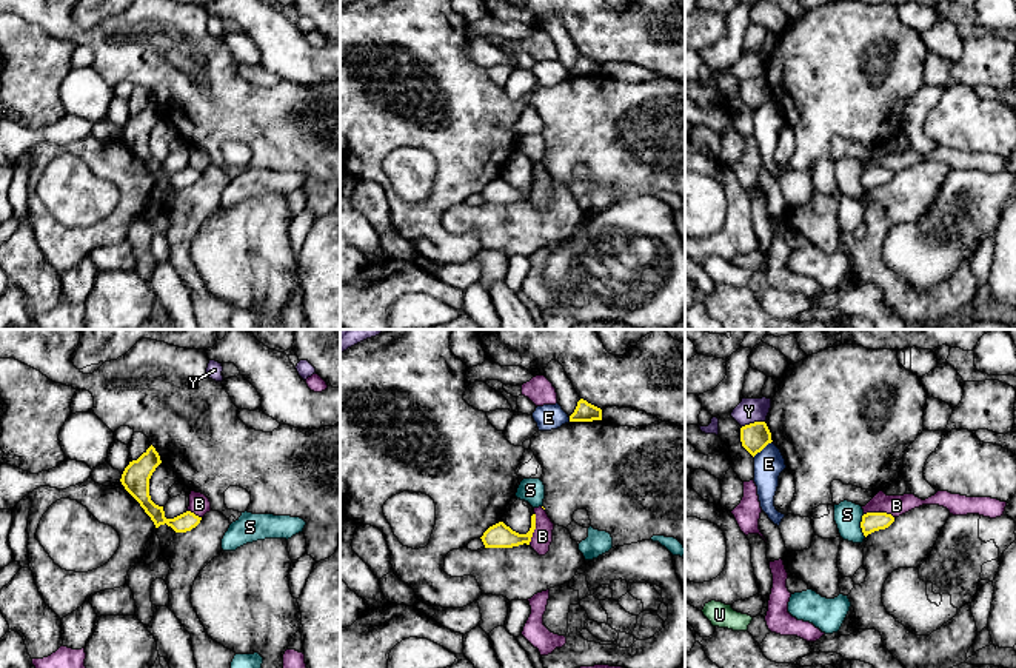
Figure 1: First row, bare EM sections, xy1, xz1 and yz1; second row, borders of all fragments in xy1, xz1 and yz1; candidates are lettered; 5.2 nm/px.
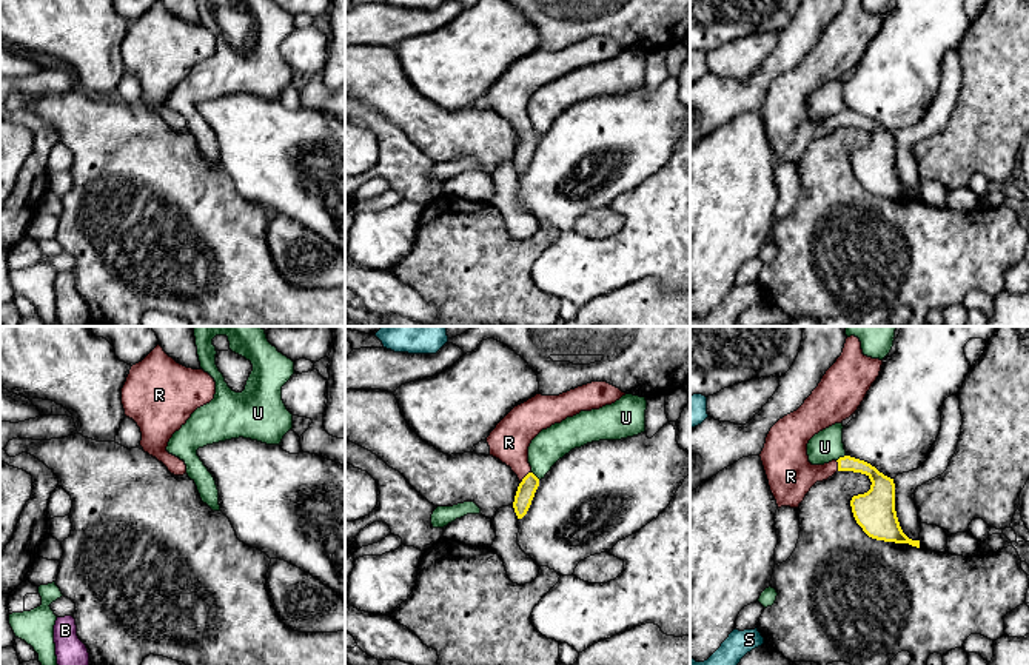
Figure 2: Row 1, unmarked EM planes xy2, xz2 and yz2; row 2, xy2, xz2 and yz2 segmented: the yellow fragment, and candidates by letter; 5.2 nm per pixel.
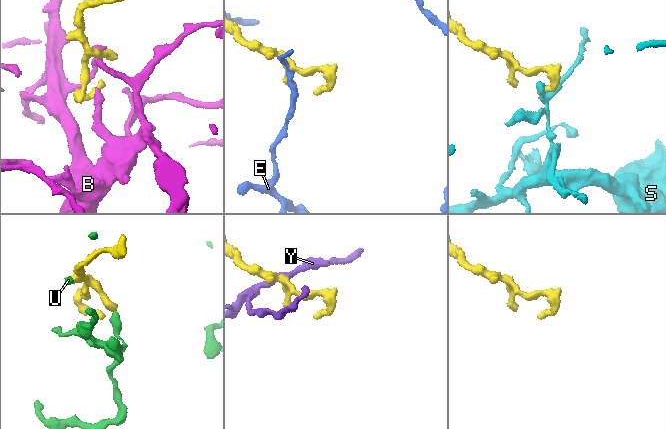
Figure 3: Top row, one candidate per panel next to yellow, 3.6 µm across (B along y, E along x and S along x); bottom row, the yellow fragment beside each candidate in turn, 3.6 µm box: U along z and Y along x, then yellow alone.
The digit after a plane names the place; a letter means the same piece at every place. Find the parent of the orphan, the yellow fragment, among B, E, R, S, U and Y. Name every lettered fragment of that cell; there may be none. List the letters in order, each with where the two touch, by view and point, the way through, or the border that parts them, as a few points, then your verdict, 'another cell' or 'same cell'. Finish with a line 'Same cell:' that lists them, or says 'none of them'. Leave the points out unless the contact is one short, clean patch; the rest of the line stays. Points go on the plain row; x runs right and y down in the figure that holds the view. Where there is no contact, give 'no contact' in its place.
B: xz1 (534, 183) | another cell
E: yz1 (762, 103) | another cell
R: xz2 (524, 133) | across xz2 (526, 147), (524, 133), (509, 97) | same cell
S: yz1 (861, 180) | along yz1 (862, 170), (861, 187), (865, 191) | another cell
U: yz2 (841, 113) | another cell
Y: yz1 (755, 77) | along yz1 (764, 76), (755, 76), (742, 82) | another cell
Same cell: R

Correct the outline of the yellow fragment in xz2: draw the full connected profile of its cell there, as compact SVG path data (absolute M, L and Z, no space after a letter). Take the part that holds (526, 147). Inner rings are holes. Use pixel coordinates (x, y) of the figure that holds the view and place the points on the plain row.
M592 37L559 51L536 49L514 62L490 88L487 99L490 111L511 123L519 134L513 163L522 174L539 142L539 134L528 119L531 95L555 79L573 72L581 66L599 65L619 55L625 48L607 37Z

